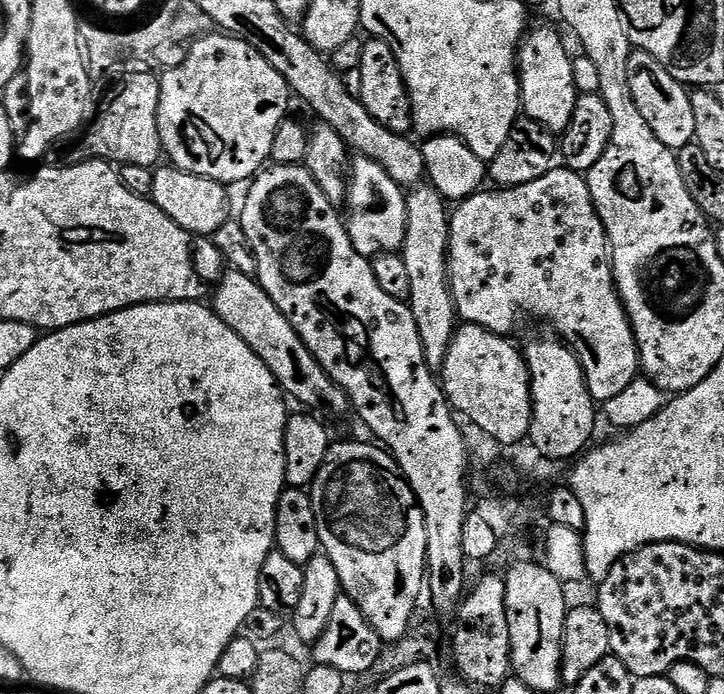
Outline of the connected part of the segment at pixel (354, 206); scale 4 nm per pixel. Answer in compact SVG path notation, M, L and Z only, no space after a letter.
M367 158L353 159L346 201L346 227L354 250L369 258L381 256L383 252L400 252L406 238L407 201L405 189L399 188L376 162Z

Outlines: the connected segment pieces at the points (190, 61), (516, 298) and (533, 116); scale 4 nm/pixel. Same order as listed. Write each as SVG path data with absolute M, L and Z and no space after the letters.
M209 34L191 41L184 61L159 77L157 132L165 157L175 167L225 186L243 185L269 163L274 134L289 115L290 89L286 78L246 42L227 34Z
M553 166L542 178L534 178L534 182L526 182L517 188L503 190L481 190L475 192L470 198L459 201L451 209L448 222L448 288L452 291L452 305L456 308L457 317L464 324L476 324L487 332L493 332L505 338L511 337L516 324L523 320L545 320L553 328L555 335L562 338L576 354L580 362L580 368L584 372L584 385L588 387L588 393L593 401L605 402L618 396L622 390L626 390L637 379L640 355L636 350L636 336L632 332L632 326L628 321L628 315L624 313L624 304L616 293L616 284L612 281L612 265L610 263L610 249L608 236L604 232L598 217L596 207L592 204L588 181L579 172L572 172L563 166Z
M548 24L529 27L518 49L518 100L522 112L535 124L553 134L562 134L574 114L578 99L572 74L573 57L564 49L564 40Z

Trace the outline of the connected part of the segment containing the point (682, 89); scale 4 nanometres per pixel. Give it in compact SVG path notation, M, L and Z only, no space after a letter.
M639 50L633 51L628 59L628 82L638 114L646 120L646 126L650 126L658 142L670 149L679 150L695 141L694 106L689 89L670 78L668 71L653 56Z

